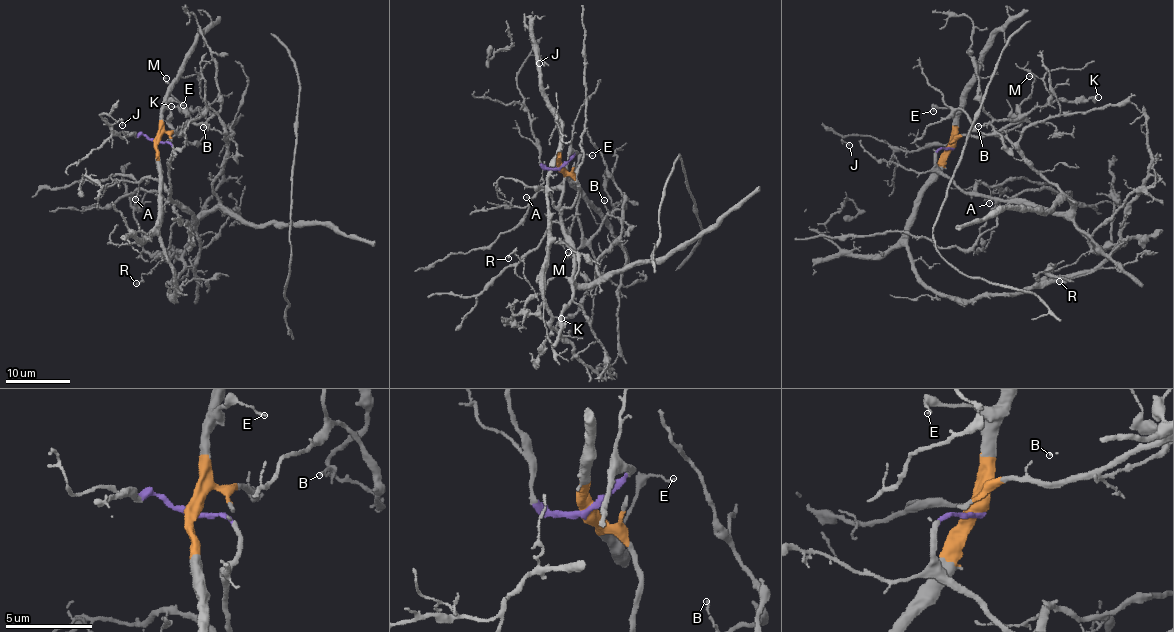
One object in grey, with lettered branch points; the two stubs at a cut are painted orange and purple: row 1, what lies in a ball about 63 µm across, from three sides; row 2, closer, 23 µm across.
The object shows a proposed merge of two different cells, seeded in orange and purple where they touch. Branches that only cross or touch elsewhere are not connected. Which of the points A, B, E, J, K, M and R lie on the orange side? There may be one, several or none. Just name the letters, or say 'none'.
B, E, K, M

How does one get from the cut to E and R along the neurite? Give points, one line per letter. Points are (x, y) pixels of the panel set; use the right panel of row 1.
E: (952, 147), (954, 113), (949, 108), (932, 107), (932, 111)
R: (952, 147), (937, 165), (961, 189), (1073, 221), (1090, 250), (1055, 270), (1051, 278), (1060, 280)

